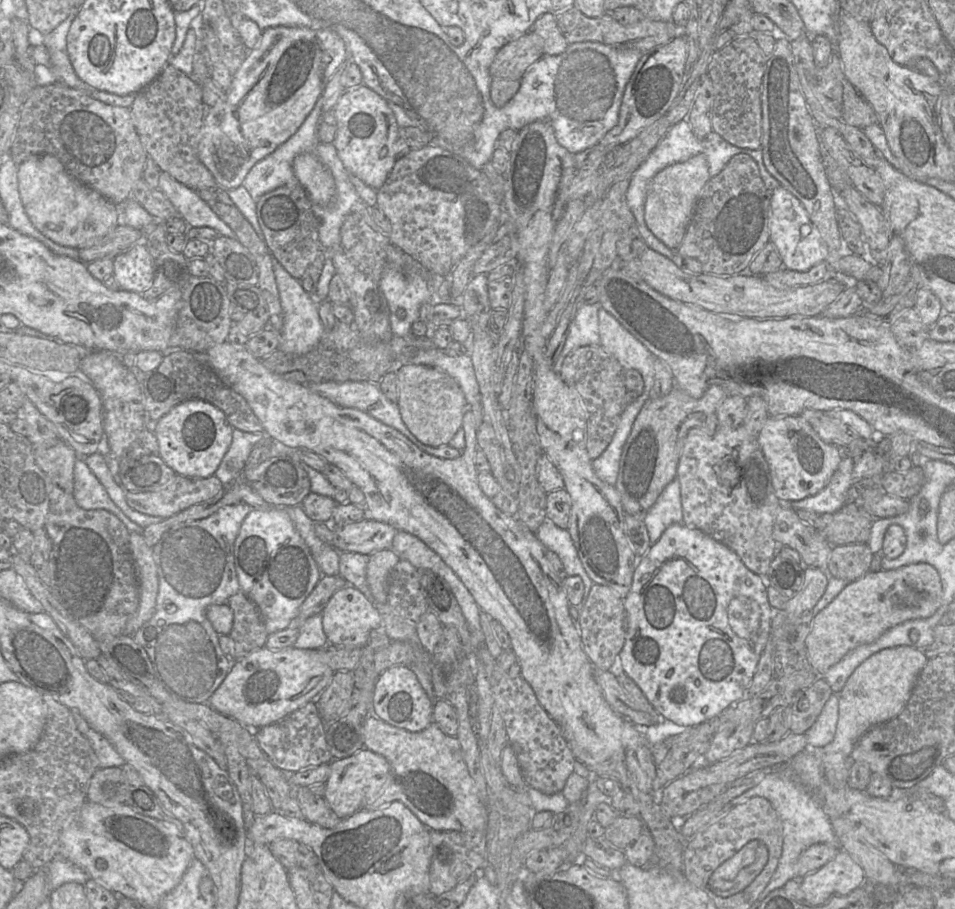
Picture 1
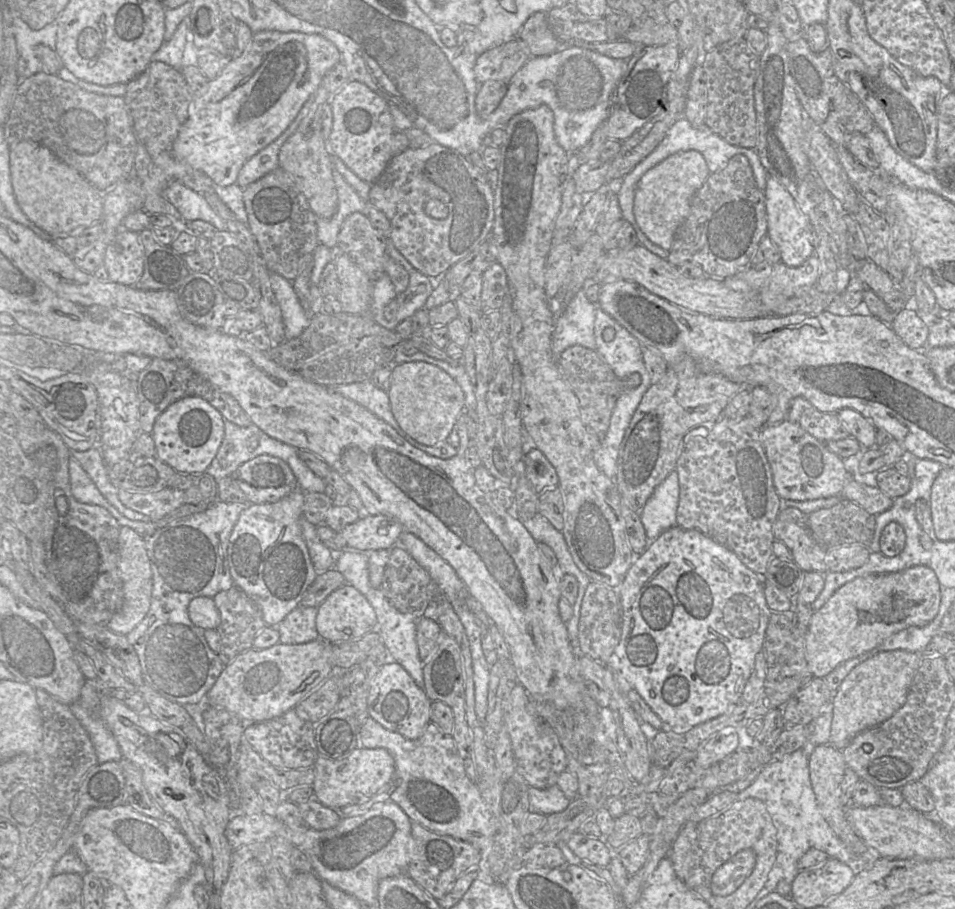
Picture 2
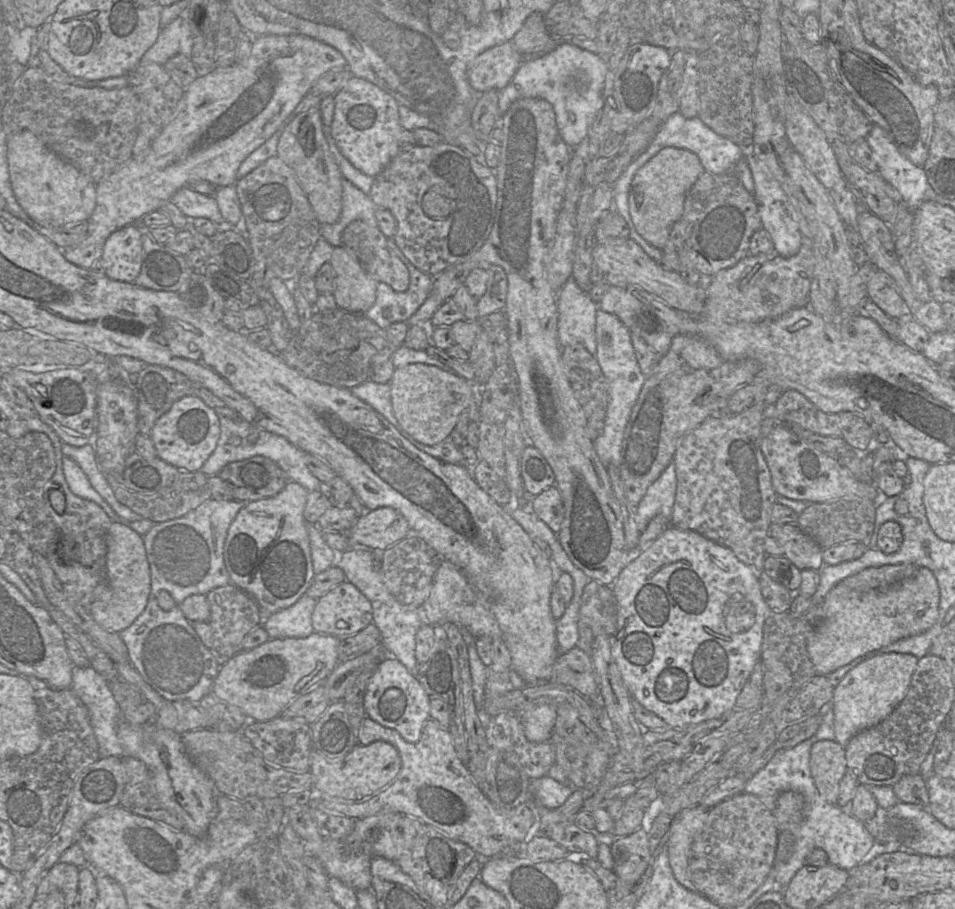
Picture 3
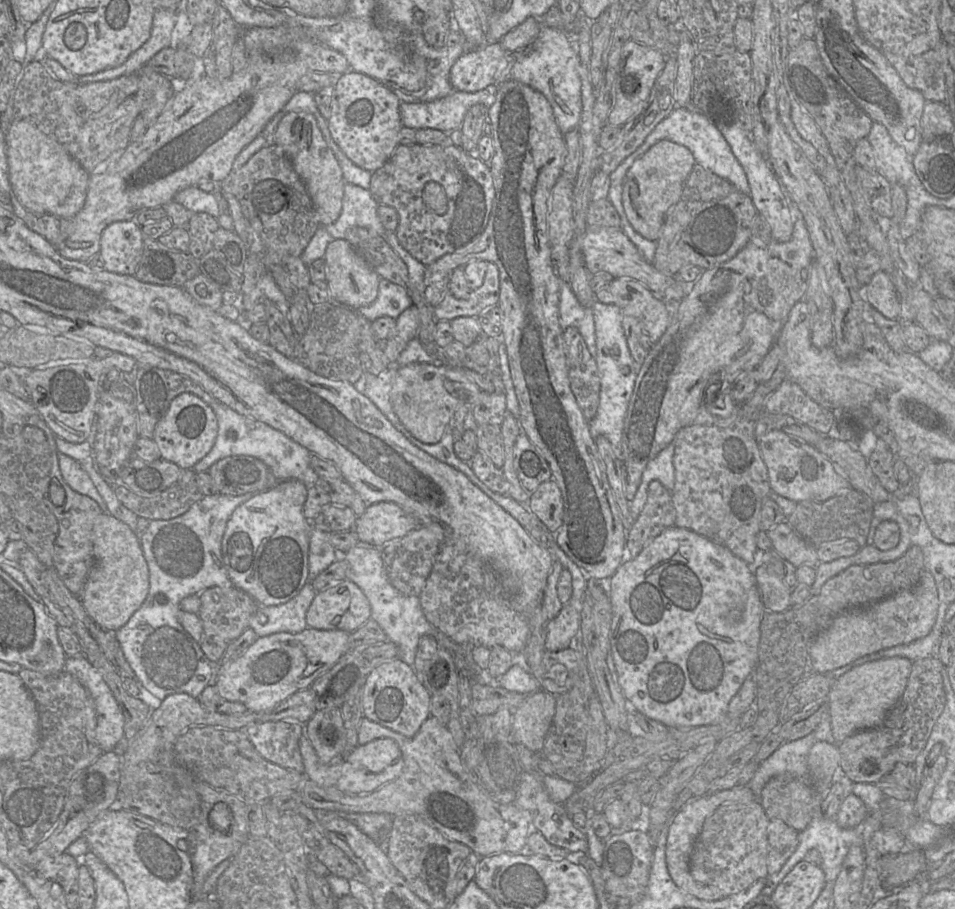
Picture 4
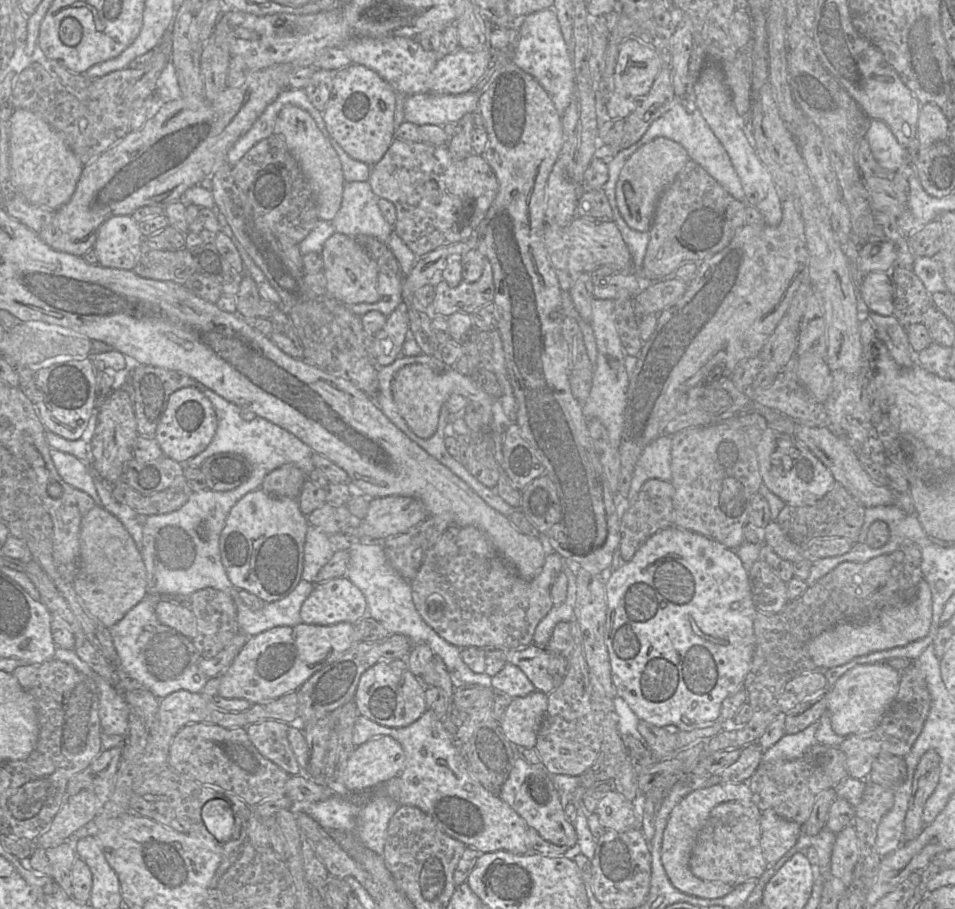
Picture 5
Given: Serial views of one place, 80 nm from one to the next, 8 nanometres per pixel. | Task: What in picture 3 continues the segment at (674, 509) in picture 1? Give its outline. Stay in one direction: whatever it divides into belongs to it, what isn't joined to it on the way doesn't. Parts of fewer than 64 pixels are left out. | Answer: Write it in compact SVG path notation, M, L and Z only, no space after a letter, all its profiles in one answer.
M672 461L659 478L648 487L642 500L636 506L635 520L640 532L656 515L672 517L677 491L676 466Z

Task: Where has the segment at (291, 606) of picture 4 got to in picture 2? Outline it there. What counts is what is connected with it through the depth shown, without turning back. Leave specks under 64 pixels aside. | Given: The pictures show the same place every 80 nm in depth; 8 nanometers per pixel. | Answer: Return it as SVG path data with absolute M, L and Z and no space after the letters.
M299 605L293 609L278 625L280 642L284 644L302 644L320 638L316 628L318 607Z

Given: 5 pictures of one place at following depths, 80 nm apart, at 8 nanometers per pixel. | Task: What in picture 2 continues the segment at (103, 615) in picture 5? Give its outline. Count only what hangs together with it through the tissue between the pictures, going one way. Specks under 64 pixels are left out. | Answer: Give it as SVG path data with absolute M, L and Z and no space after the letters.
M121 526L118 538L119 571L123 583L123 604L107 624L111 631L126 635L146 616L150 608L153 588L152 570L145 538L127 526Z

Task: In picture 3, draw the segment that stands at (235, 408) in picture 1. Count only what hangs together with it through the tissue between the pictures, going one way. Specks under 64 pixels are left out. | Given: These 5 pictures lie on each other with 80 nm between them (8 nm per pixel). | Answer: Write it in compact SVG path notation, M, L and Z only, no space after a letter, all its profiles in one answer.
M147 364L138 373L137 379L137 419L139 433L150 436L156 421L171 408L174 402L184 396L199 397L218 415L225 416L232 420L242 419L237 411L215 396L209 389L191 380L183 373L166 366Z

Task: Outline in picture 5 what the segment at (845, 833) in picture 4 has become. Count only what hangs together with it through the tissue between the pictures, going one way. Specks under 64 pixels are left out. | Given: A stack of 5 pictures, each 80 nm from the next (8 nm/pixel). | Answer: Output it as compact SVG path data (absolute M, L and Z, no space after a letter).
M823 828L815 836L808 836L801 832L796 845L773 866L773 869L776 870L781 868L795 853L801 852L805 854L808 848L814 847L818 852L818 866L824 880L824 874L830 869L831 856L835 841L836 834L826 828Z

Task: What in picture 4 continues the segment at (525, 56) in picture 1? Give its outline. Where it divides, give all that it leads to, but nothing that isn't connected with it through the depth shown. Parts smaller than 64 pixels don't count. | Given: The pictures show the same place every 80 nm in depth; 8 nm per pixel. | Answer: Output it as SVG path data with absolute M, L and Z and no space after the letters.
M499 42L471 48L457 59L450 71L455 91L477 92L497 83L497 70L507 51Z

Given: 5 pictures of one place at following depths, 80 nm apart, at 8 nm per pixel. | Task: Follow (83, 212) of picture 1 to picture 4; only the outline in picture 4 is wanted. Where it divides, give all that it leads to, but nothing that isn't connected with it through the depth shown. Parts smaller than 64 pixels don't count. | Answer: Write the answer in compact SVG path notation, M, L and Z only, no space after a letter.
M20 120L10 126L6 144L12 193L27 210L71 219L83 208L90 174L56 139L33 123Z

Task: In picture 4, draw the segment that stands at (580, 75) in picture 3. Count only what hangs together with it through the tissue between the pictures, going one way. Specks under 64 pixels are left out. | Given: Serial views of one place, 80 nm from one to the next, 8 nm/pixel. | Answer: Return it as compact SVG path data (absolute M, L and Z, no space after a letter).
M541 23L539 36L528 48L529 52L511 69L510 79L526 84L546 97L563 134L578 128L582 112L580 58L573 39L562 30Z

